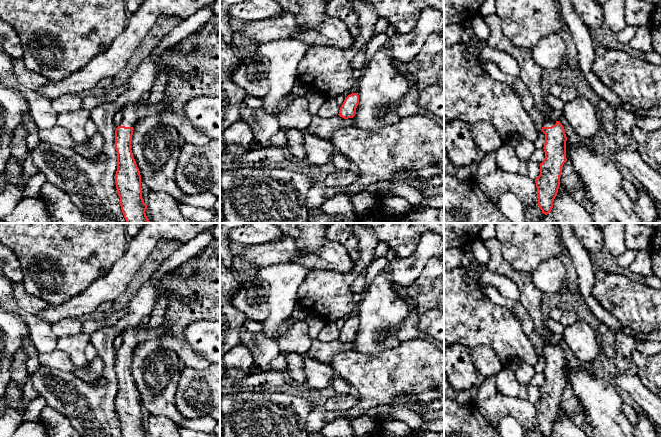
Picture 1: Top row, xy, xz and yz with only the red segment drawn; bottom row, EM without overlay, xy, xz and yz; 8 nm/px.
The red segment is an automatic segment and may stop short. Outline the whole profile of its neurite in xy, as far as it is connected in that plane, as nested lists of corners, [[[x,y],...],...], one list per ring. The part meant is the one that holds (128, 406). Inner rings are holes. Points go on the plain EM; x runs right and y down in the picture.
[[[220,238],[213,240],[205,249],[191,257],[188,261],[166,274],[162,280],[157,293],[157,299],[165,295],[168,297],[168,304],[164,313],[162,323],[155,329],[150,329],[148,325],[139,325],[129,327],[122,332],[122,345],[115,354],[115,373],[117,375],[117,395],[115,398],[115,407],[122,437],[145,437],[146,427],[142,422],[141,399],[131,374],[131,364],[134,349],[144,341],[157,339],[161,342],[163,348],[171,350],[177,354],[183,367],[193,369],[205,369],[210,363],[201,355],[197,354],[186,342],[186,329],[193,322],[202,320],[218,321],[220,320]]]

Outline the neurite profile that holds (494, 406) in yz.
[[[496,376],[481,379],[474,401],[475,407],[496,430],[499,420],[506,416],[516,419],[523,433],[538,429],[535,404],[519,397],[500,394],[496,386]]]

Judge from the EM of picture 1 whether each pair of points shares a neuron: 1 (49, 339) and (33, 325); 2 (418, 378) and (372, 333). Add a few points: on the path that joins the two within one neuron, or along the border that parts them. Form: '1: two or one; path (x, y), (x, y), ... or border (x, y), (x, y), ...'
1: one; path (45, 337), (37, 329)
2: two; border (401, 342), (398, 345), (376, 353), (364, 354)

